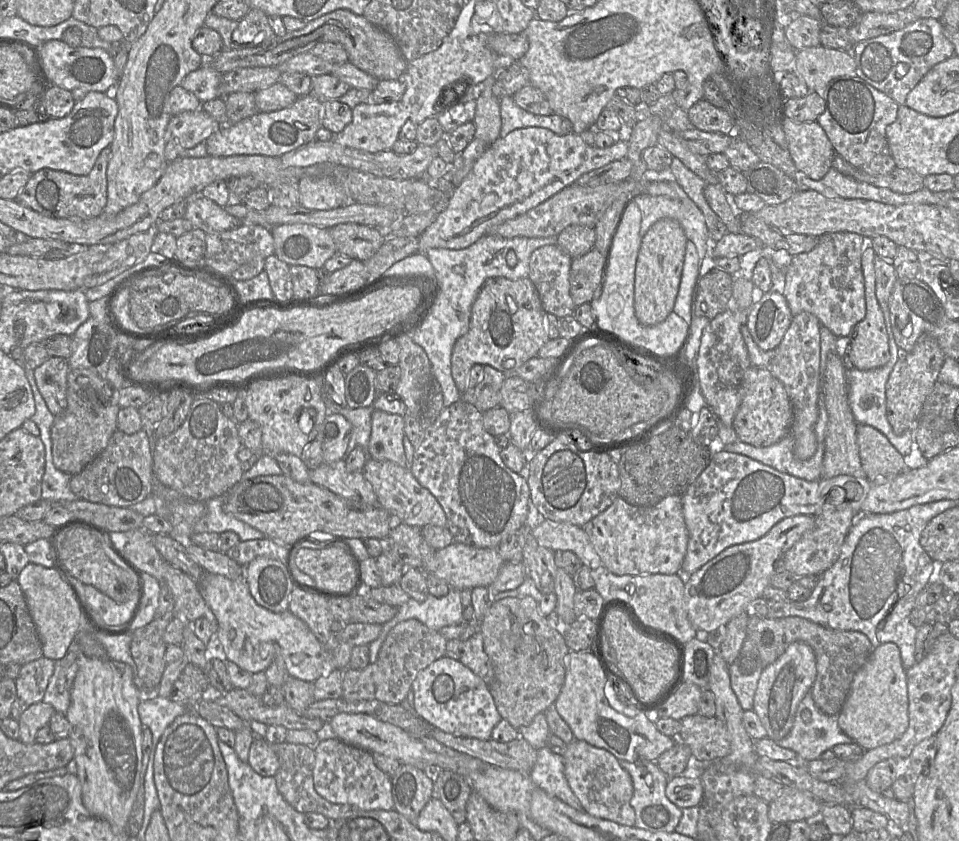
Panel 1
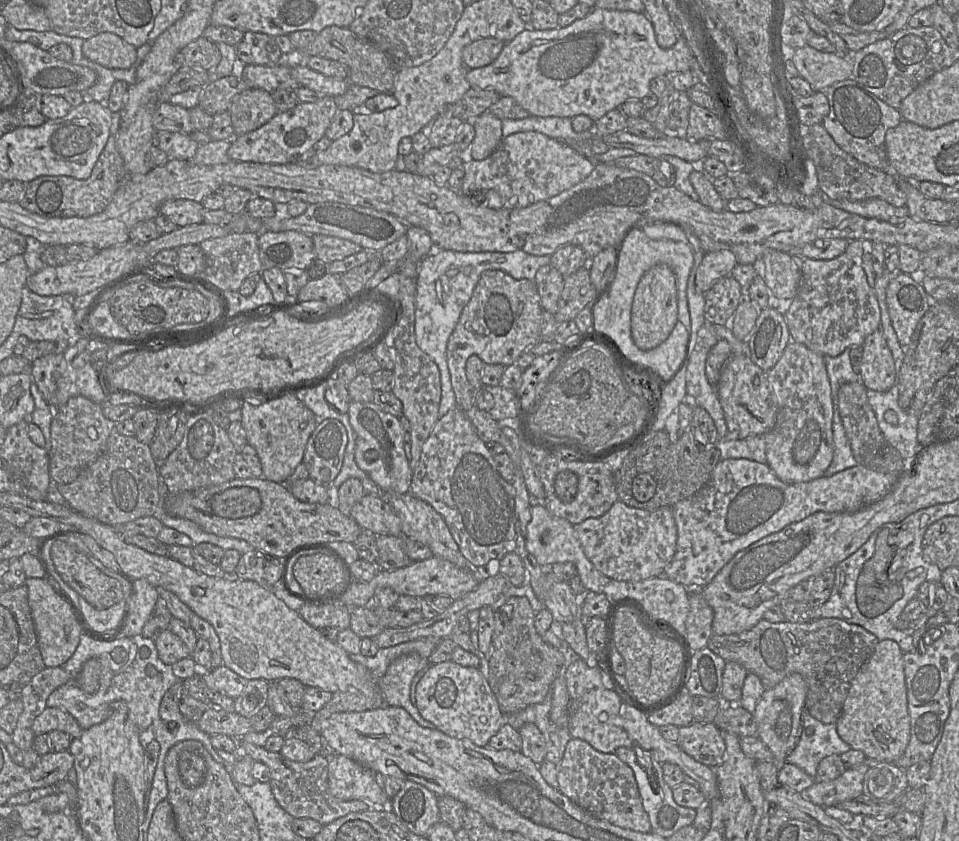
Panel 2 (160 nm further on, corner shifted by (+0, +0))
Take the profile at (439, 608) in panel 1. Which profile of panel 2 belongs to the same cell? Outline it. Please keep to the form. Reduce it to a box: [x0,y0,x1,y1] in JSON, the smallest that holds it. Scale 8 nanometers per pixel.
[378,654,436,729]

